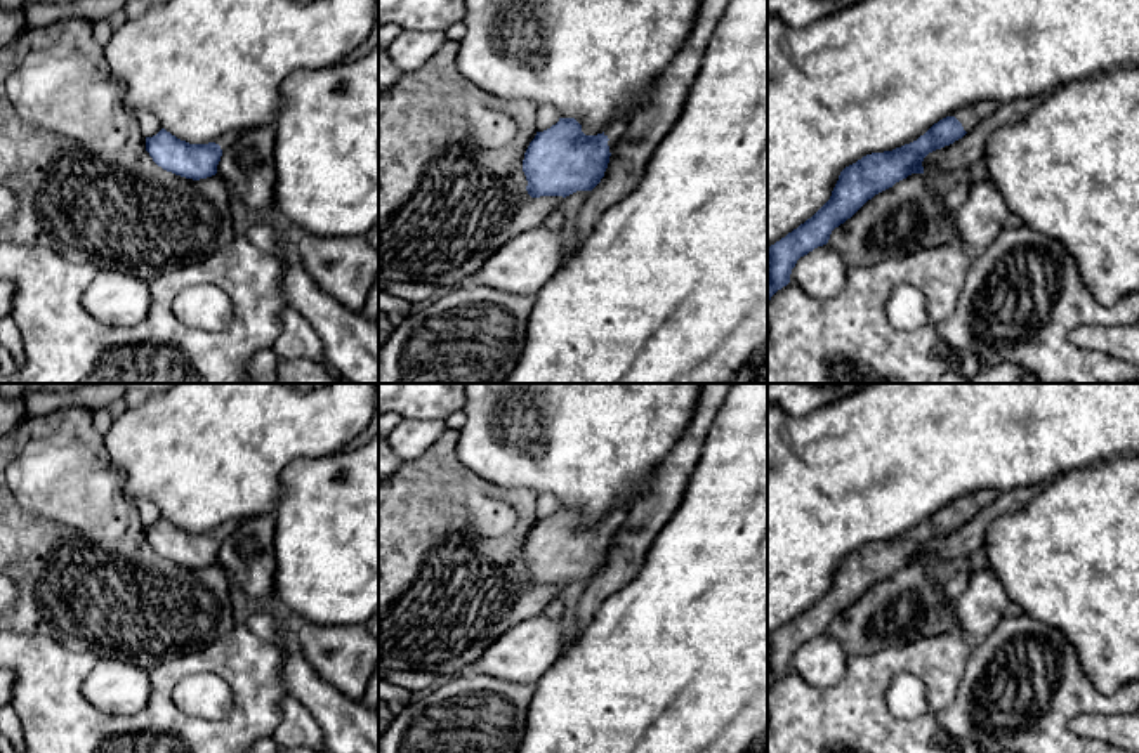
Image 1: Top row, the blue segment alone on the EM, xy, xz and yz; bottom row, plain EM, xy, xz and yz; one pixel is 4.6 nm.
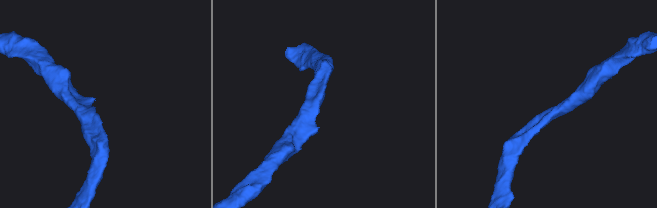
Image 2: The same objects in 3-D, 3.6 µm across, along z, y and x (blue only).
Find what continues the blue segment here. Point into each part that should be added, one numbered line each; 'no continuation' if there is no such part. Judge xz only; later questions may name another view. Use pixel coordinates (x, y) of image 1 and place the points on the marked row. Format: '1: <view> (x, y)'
1: xz (615, 130)

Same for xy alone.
1: xy (228, 139)

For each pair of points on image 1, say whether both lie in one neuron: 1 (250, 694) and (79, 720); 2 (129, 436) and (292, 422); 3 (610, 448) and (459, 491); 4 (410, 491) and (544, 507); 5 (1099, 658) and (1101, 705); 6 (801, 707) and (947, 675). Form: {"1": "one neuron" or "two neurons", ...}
{"1": "one neuron", "2": "one neuron", "3": "two neurons", "4": "two neurons", "5": "two neurons", "6": "one neuron"}

